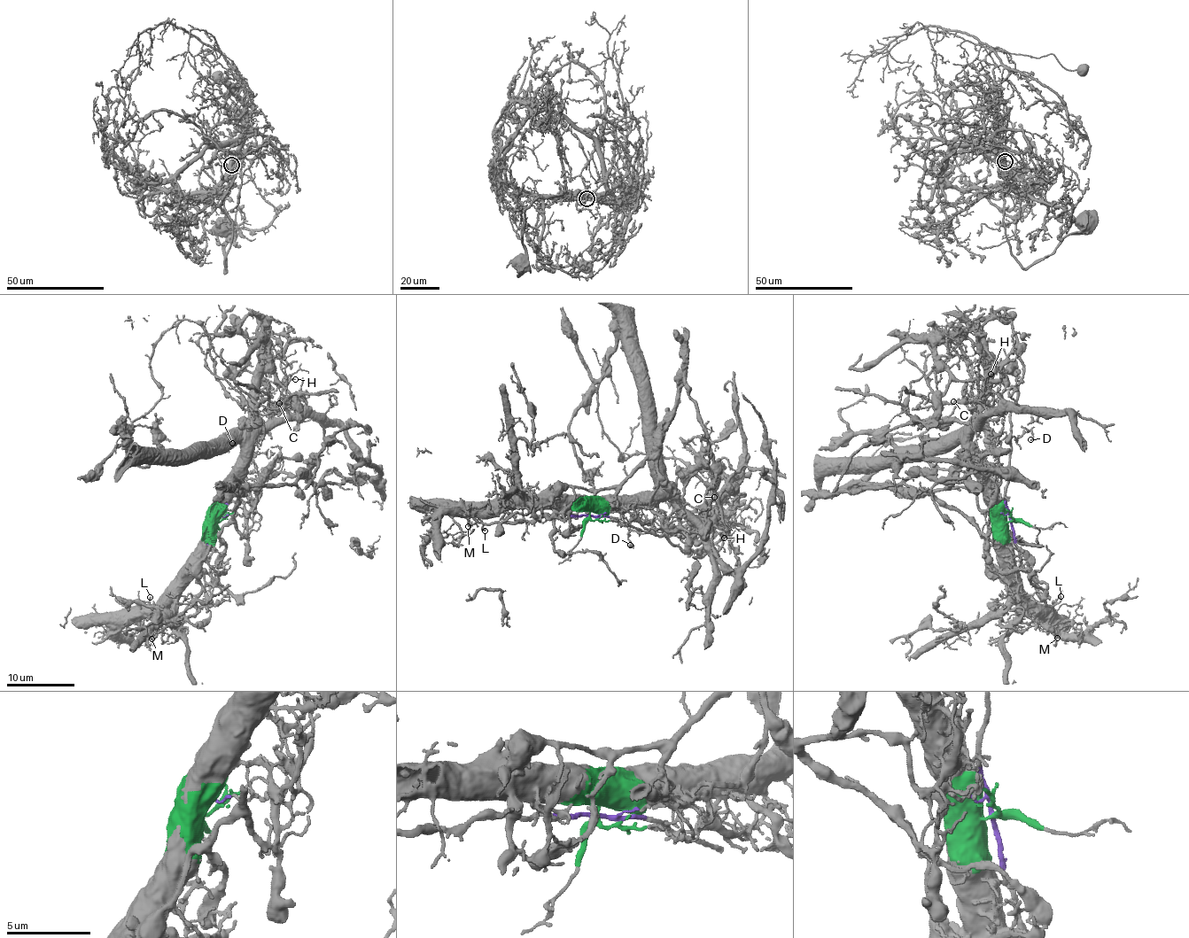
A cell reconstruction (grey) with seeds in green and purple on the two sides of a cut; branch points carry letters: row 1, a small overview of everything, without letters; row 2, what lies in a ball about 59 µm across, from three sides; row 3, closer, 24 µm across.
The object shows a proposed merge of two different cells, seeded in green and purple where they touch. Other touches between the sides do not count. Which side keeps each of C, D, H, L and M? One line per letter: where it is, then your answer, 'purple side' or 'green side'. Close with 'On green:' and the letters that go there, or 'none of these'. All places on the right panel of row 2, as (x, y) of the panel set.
C: at (953, 401); green side
D: at (1030, 439); purple side
H: at (990, 374); green side
L: at (1060, 596); purple side
M: at (1057, 638); green side
On green: C, H, M

